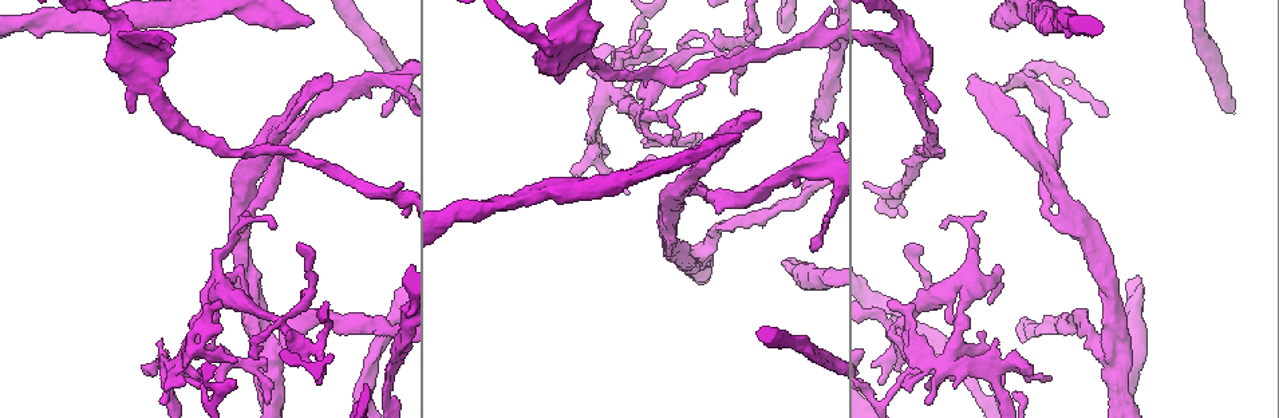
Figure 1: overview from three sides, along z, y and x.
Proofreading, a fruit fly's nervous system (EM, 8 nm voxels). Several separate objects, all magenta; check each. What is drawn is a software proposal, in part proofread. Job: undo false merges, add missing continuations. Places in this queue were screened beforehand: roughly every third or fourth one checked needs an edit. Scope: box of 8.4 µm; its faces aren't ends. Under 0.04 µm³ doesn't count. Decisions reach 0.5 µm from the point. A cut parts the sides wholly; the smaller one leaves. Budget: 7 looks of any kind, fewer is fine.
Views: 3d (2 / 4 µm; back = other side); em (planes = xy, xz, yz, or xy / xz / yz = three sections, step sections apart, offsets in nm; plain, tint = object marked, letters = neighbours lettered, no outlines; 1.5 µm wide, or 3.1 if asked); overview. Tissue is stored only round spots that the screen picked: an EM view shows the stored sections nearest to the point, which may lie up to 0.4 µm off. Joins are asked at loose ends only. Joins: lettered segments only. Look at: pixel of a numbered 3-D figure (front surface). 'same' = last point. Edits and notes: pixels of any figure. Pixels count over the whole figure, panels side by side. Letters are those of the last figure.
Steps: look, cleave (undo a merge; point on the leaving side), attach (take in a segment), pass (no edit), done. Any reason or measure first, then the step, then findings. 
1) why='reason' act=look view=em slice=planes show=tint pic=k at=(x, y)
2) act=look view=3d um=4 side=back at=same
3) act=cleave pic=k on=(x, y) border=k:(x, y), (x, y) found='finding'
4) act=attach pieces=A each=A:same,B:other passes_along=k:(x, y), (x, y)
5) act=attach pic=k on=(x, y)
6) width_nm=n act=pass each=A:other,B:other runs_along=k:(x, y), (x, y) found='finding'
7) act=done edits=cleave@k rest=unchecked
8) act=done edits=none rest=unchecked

why='free end' act=look view=3d um=2 pic=1 at=(991, 302)

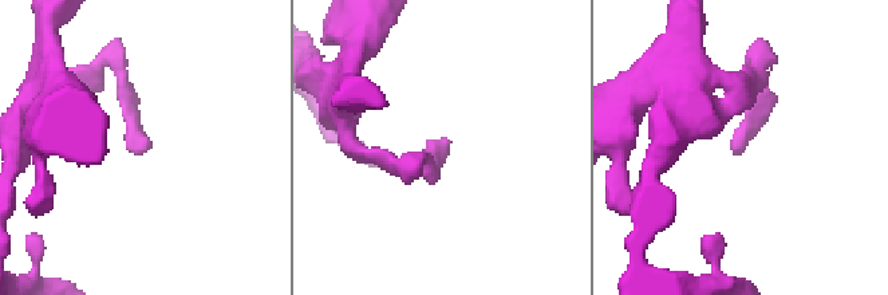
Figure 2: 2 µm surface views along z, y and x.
act=look view=em slice=planes show=plain pic=2 at=(733, 147)

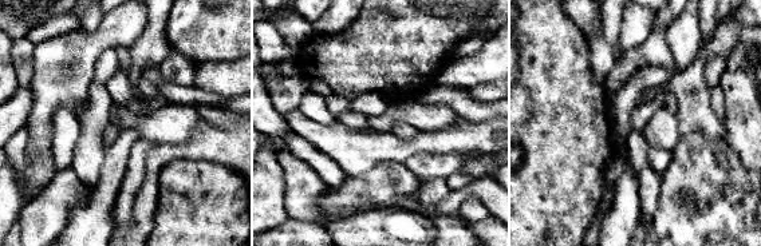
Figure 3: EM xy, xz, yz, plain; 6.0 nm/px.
act=look view=em slice=planes show=letters at=same

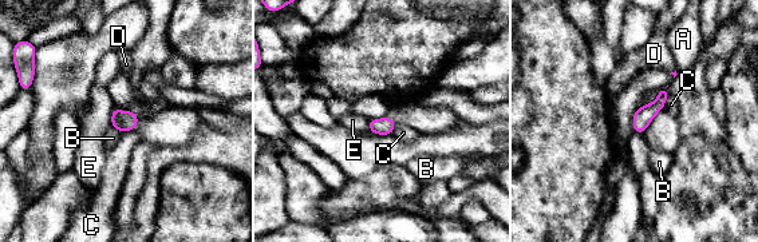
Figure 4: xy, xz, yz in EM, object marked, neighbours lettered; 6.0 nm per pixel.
width_nm=110 act=pass each=A:other,B:other,C:other,D:other,E:other border=4:(670, 95), (663, 107) found='none of them fits'

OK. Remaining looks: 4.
why='an open end' act=look view=3d um=4 pic=1 at=(940, 227)

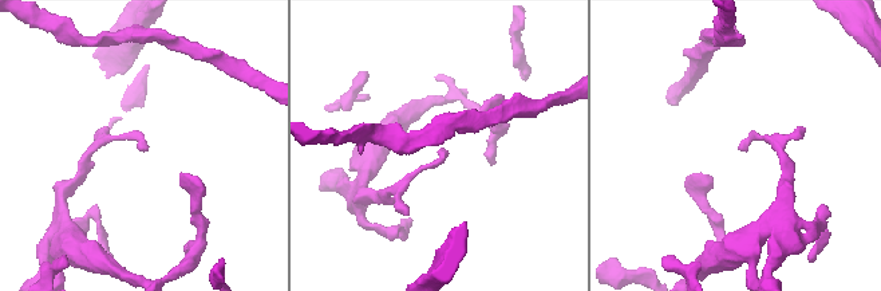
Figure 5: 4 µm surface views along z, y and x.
act=look view=em slice=planes show=letters pic=5 at=(441, 152)

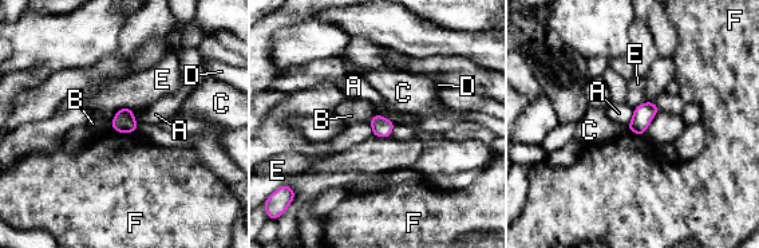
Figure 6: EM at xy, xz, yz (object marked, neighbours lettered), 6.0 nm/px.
width_nm=120 act=pass each=A:other,B:other,C:other,D:other,E:other,F:other border=6:(376, 113), (395, 124) found='no lettered segment goes on from it'

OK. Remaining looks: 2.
why='end of a long branch' act=look view=3d um=2 pic=1 at=(976, 77)

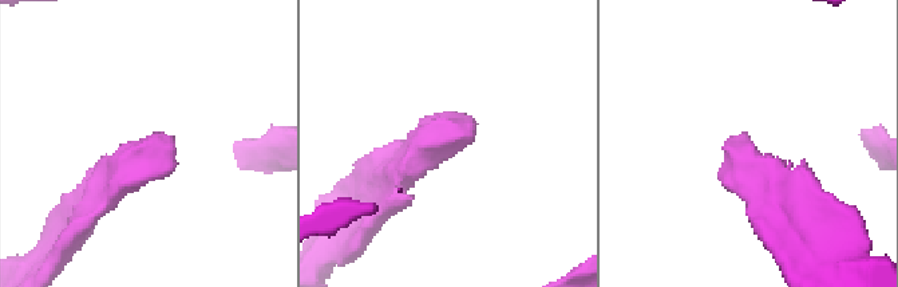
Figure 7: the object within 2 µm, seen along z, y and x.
why='shape alone is not enough' act=look view=em slice=xy step=8 show=letters pic=7 at=(468, 140)

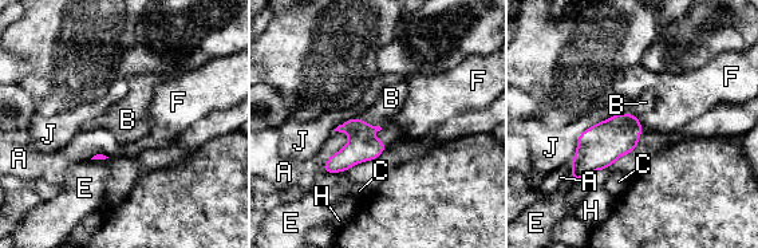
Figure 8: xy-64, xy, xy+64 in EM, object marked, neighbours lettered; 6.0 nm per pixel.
width_nm=120 act=attach pieces=B each=A:other,B:same,C:other,E:other,F:other,H:other,J:other passes_along=8:(362, 146), (381, 129), (391, 98) found='it goes on there'

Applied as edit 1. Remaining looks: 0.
act=done edits=attach@8 rest=unchecked

